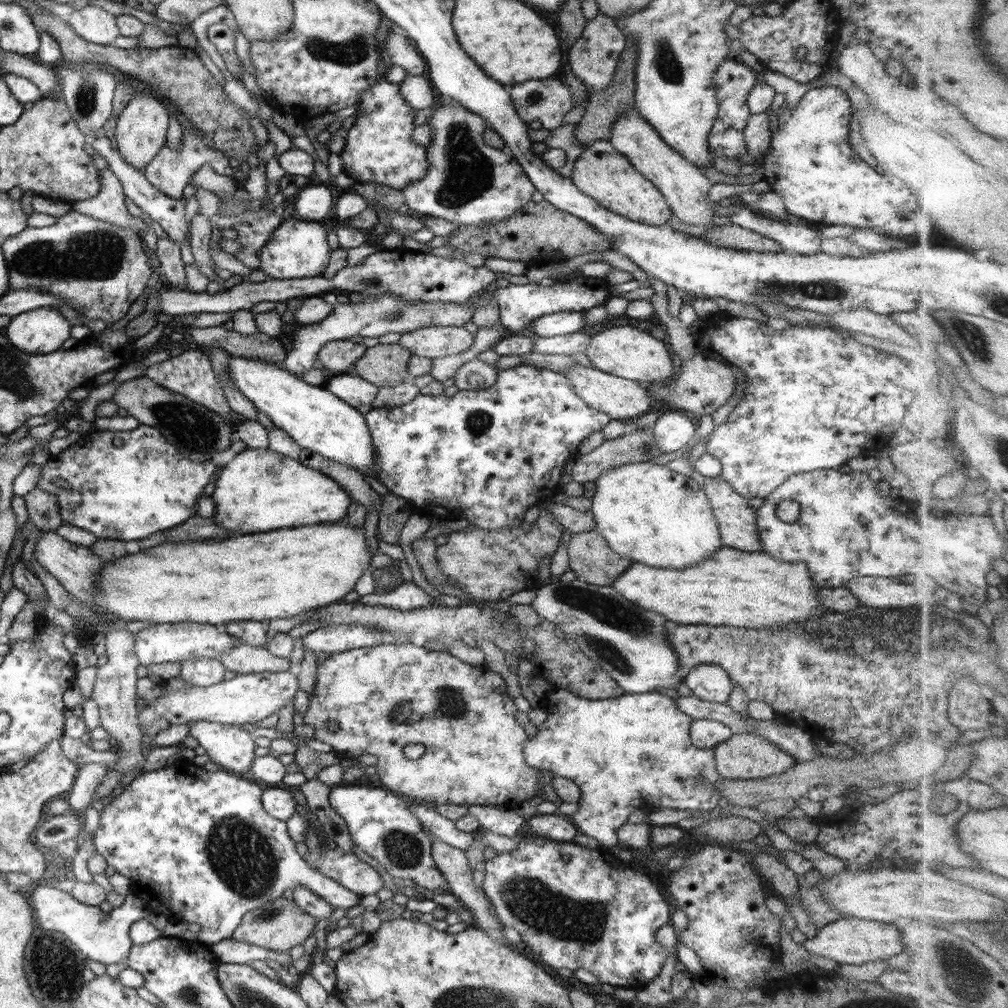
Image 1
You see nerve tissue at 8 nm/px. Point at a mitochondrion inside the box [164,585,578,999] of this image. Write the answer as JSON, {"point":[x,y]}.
{"point":[241,856]}

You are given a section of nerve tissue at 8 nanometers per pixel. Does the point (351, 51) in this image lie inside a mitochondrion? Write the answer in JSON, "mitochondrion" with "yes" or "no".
{"mitochondrion":"yes"}

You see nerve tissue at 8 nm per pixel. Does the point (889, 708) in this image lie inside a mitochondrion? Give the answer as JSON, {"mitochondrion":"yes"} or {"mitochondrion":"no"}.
{"mitochondrion":"no"}

